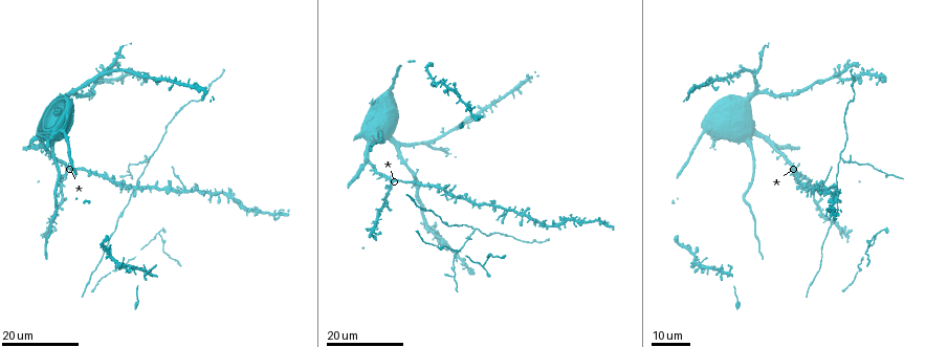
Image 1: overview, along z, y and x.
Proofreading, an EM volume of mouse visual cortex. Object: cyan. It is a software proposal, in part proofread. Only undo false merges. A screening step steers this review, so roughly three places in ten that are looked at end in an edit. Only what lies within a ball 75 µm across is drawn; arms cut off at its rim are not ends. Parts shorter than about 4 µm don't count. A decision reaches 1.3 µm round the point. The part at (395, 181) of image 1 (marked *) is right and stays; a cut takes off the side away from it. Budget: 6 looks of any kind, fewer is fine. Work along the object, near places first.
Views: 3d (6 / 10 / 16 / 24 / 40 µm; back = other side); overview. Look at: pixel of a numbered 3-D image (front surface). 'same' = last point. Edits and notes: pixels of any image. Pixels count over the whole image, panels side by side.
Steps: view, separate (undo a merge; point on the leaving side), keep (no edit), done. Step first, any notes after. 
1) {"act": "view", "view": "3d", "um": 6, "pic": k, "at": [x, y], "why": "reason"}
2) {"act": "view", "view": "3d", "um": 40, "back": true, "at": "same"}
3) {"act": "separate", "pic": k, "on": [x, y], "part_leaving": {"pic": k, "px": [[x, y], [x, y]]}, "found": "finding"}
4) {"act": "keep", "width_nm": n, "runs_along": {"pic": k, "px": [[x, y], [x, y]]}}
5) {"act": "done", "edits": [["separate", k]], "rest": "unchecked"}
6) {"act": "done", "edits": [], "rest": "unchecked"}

{"act": "view", "view": "3d", "um": 24, "pic": 1, "at": [427, 143]}

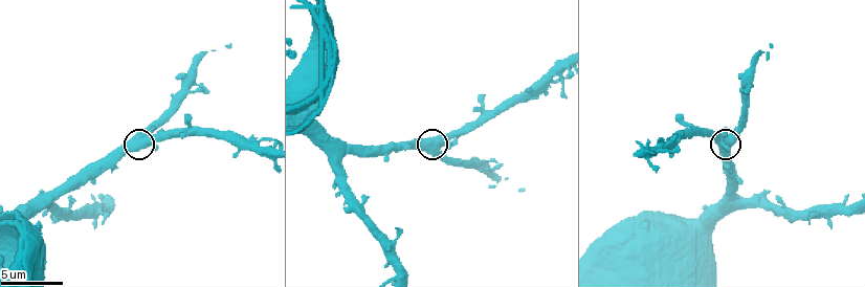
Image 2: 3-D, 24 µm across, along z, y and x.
{"act": "view", "view": "3d", "um": 10, "pic": 2, "at": [730, 138], "why": "zoom in"}

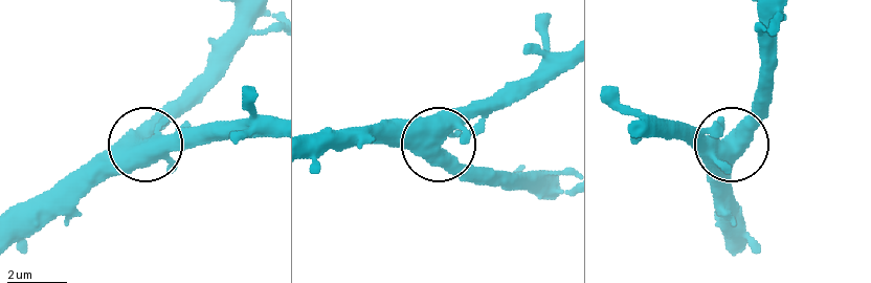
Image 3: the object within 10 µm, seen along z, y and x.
{"act": "keep", "found": "continuous, no second neuron"}

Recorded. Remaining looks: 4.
{"act": "view", "view": "3d", "um": 24, "pic": 1, "at": [508, 211], "why": "small branch off a trunk"}

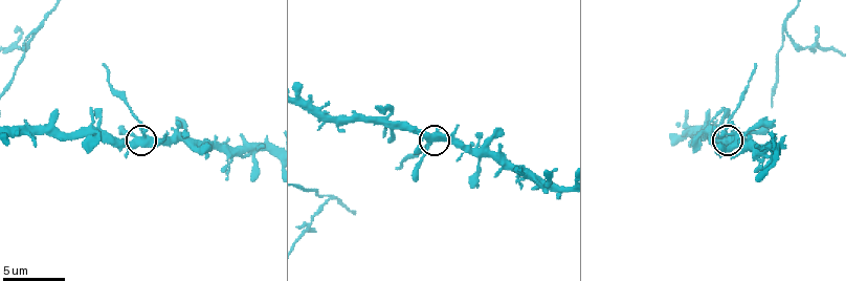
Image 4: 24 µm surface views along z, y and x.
{"act": "view", "view": "3d", "um": 10, "pic": 4, "at": [437, 137]}

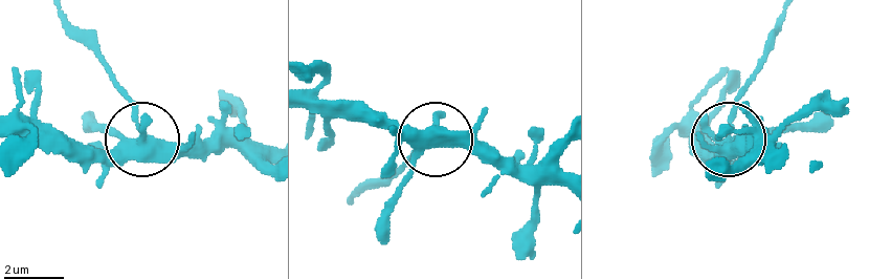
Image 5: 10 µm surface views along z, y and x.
{"act": "separate", "pic": 5, "on": [118, 83], "width_nm": 370, "part_leaving": {"pic": 5, "px": [[135, 120], [130, 100], [63, 9]]}, "found": "a second neuron is stuck on"}

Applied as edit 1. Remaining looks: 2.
{"act": "done", "edits": [["separate", 5]], "rest": "unchecked"}

